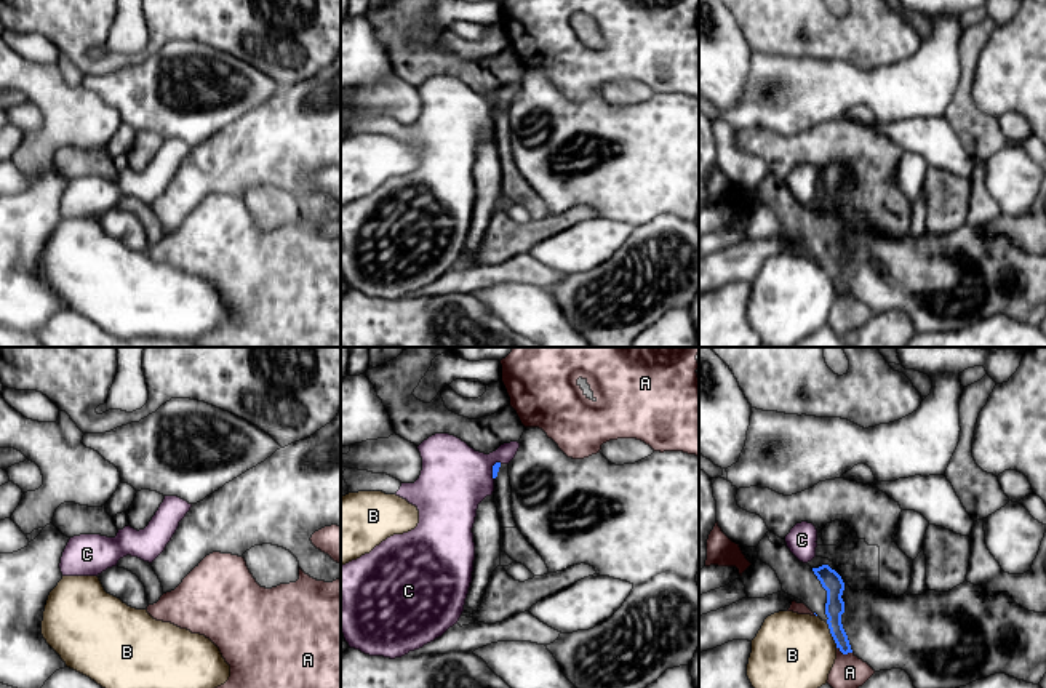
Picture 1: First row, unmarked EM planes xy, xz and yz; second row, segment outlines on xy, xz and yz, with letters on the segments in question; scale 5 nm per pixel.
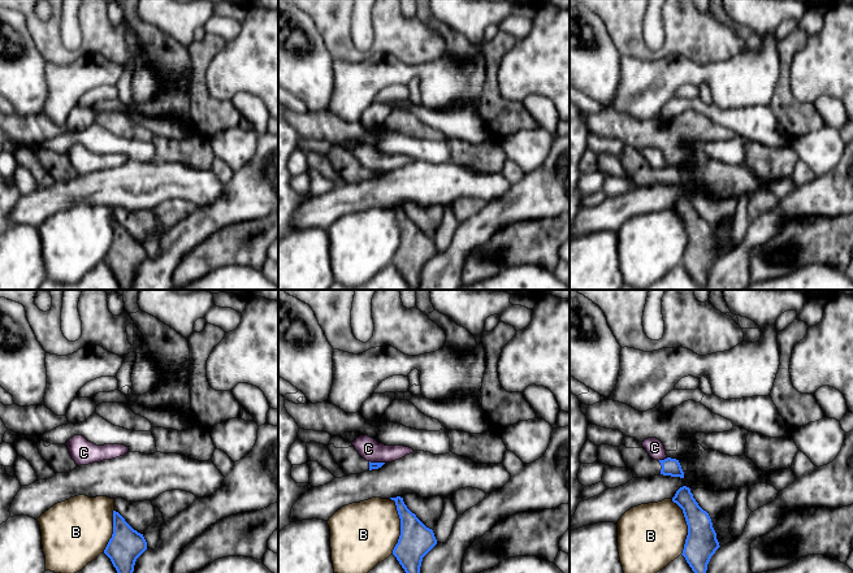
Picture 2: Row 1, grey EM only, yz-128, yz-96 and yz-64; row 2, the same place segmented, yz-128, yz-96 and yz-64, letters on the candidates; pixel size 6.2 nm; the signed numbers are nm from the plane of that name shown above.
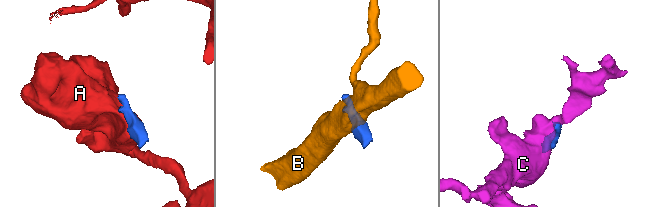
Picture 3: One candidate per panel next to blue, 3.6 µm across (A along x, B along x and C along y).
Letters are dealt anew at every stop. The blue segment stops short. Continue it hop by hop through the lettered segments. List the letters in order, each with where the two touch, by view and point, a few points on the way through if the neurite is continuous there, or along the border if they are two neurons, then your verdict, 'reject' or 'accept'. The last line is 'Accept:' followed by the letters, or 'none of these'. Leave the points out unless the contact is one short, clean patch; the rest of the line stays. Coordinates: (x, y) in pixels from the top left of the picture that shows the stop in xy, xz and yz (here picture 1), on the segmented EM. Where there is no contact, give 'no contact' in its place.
A: contact yz (845, 653); reject
B: contact yz (832, 636); border yz (826, 623), (837, 647); reject
C: contact xz (493, 469); border xz (499, 461), (493, 466), (493, 479); reject
Accept: none of these

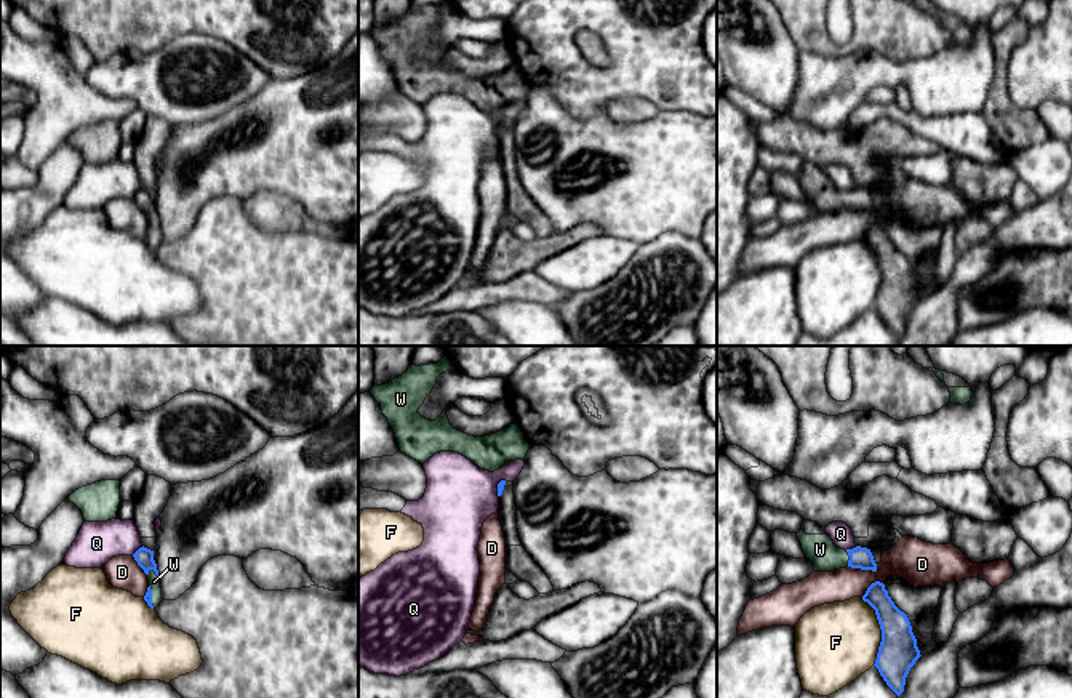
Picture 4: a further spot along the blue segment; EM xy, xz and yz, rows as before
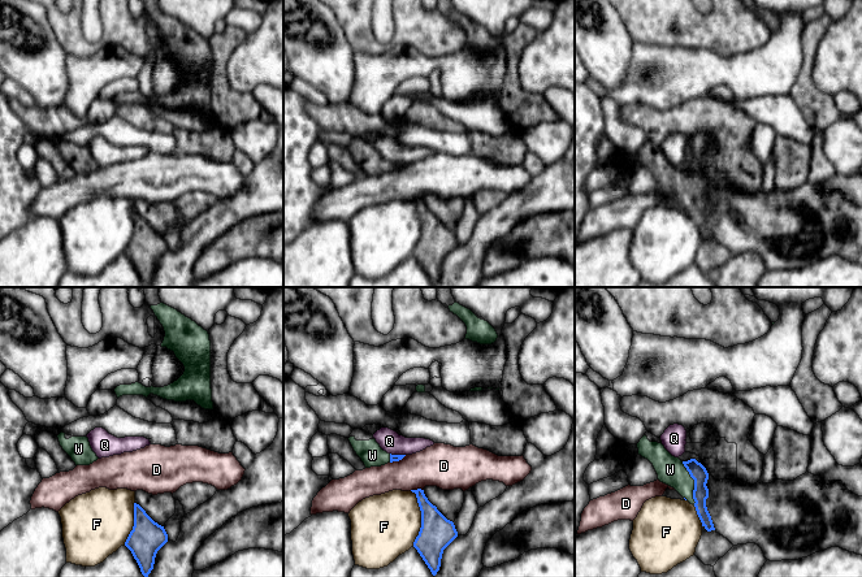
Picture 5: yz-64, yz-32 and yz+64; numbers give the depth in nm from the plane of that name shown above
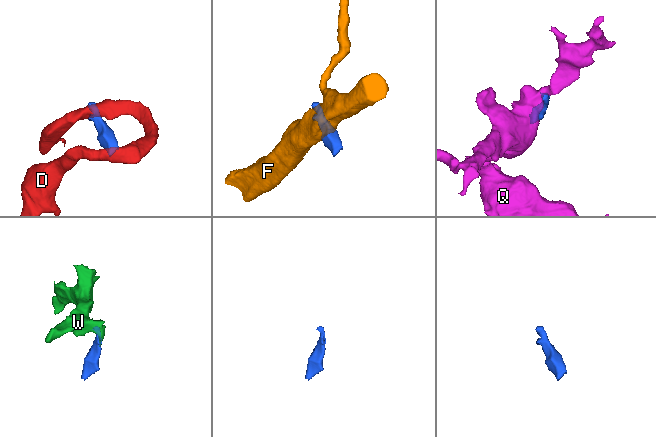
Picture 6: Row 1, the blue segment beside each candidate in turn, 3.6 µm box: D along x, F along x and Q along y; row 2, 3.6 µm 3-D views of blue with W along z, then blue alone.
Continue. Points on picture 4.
D: contact yz (863, 569); border yz (848, 565), (877, 570); reject
F: contact yz (882, 631); border yz (861, 597), (874, 610), (880, 629), (880, 645), (874, 665); reject
Q: contact xy (138, 549); border xy (143, 546), (132, 554); reject
W: contact xy (154, 570); way xy (144, 557), (154, 570), (154, 581); accept
Accept: W

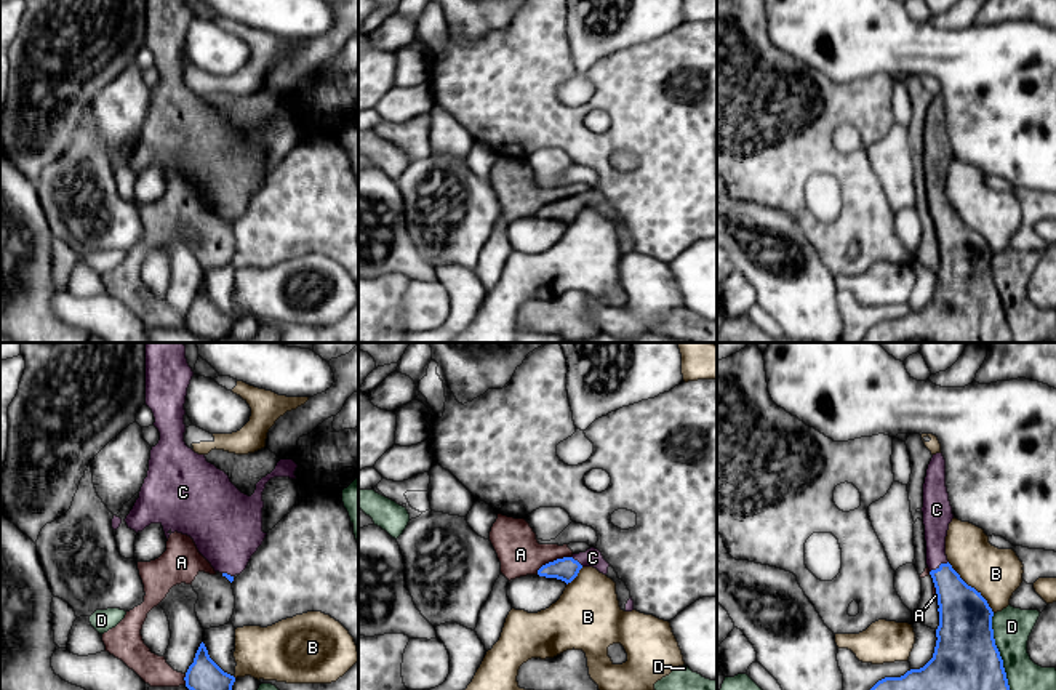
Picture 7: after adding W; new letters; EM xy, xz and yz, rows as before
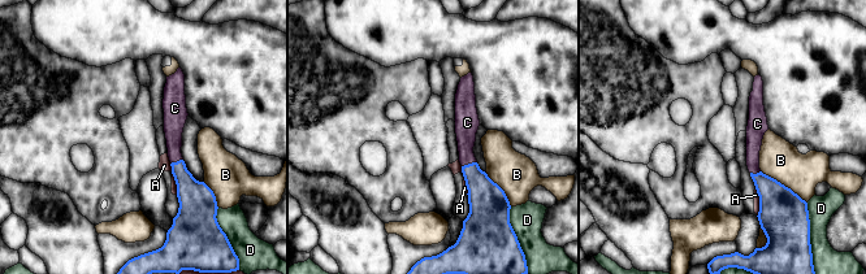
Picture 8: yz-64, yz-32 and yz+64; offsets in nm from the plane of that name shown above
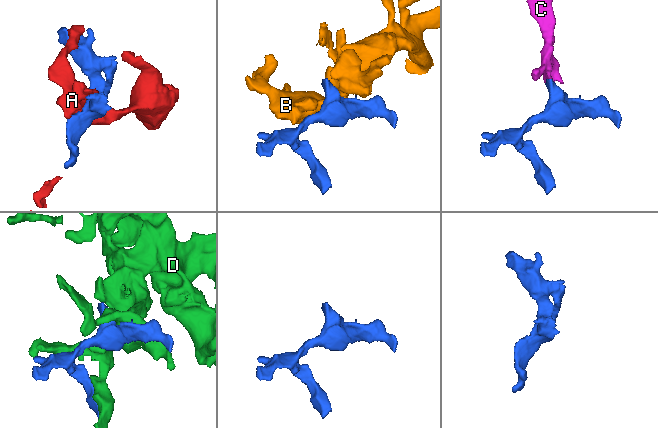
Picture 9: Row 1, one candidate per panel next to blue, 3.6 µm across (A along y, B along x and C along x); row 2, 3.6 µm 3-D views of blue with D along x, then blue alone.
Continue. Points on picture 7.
A: contact xz (554, 561); reject
B: contact yz (970, 586); reject
C: contact yz (940, 565); way yz (962, 609), (940, 565), (936, 516); accept
D: contact yz (999, 652); reject
Accept: C

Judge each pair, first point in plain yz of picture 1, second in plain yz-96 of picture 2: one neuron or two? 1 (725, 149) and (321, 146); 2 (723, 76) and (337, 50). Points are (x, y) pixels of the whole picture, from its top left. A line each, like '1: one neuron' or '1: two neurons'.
1: one neuron
2: two neurons

